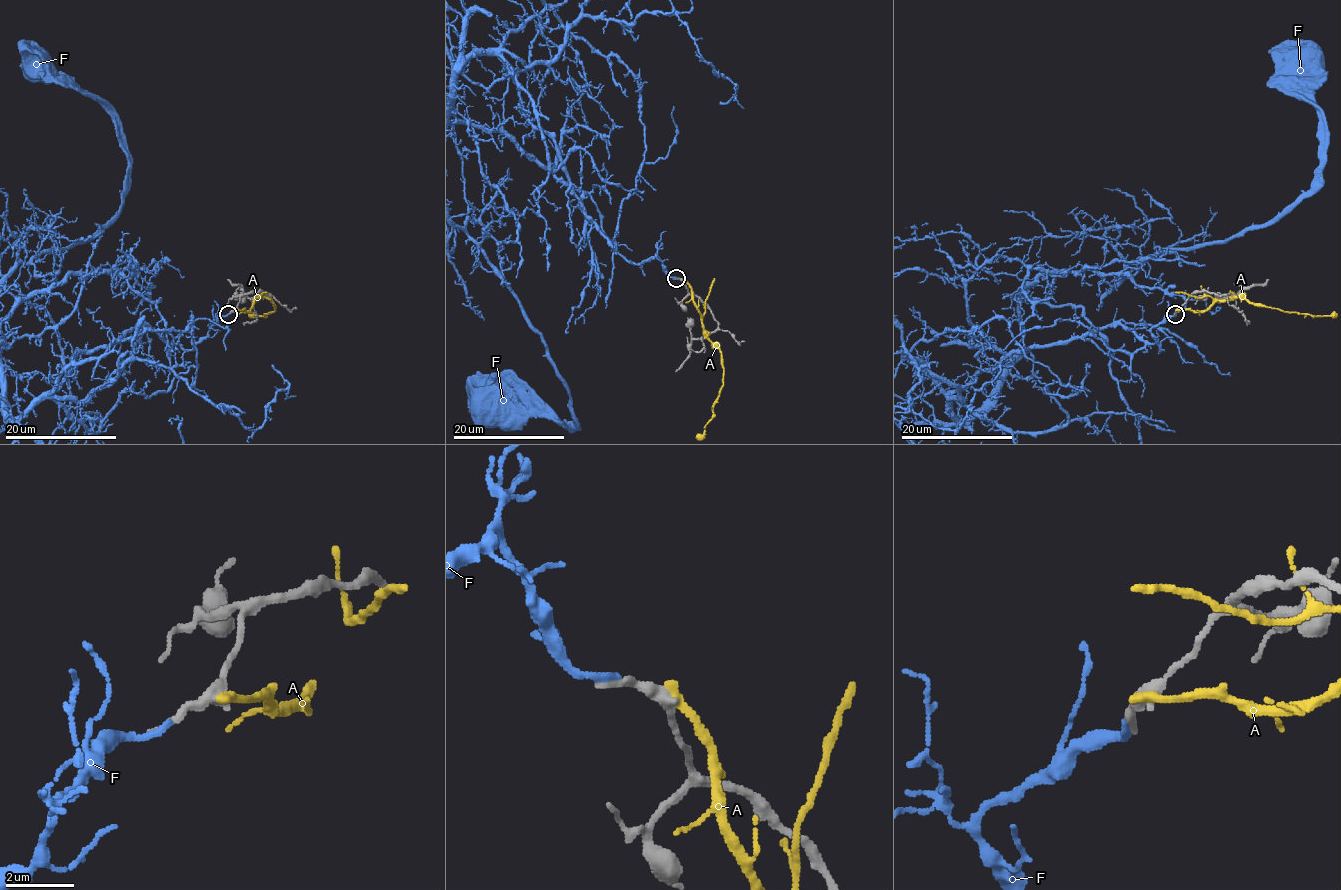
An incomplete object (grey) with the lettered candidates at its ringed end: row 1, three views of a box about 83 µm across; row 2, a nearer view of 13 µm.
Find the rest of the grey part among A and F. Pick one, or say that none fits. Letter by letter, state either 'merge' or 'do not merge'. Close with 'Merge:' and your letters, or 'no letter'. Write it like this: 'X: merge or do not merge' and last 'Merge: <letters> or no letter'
A: do not merge
F: merge
Merge: F

